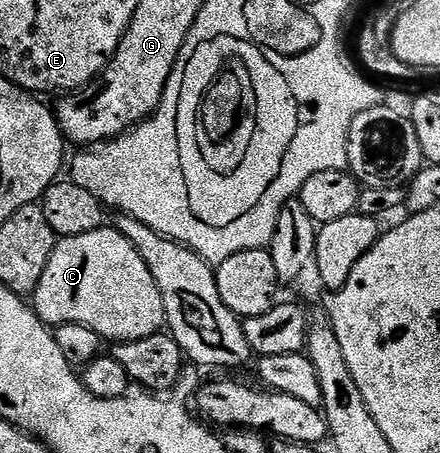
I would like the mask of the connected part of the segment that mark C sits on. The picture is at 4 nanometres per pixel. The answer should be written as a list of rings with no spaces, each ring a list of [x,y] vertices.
[[[102,227],[87,231],[87,235],[62,237],[53,249],[51,259],[47,259],[47,271],[39,279],[36,291],[31,294],[31,306],[44,325],[56,327],[63,323],[83,323],[91,327],[103,339],[110,342],[138,341],[162,332],[165,325],[163,295],[147,271],[147,263],[135,251],[135,247],[116,227]]]

